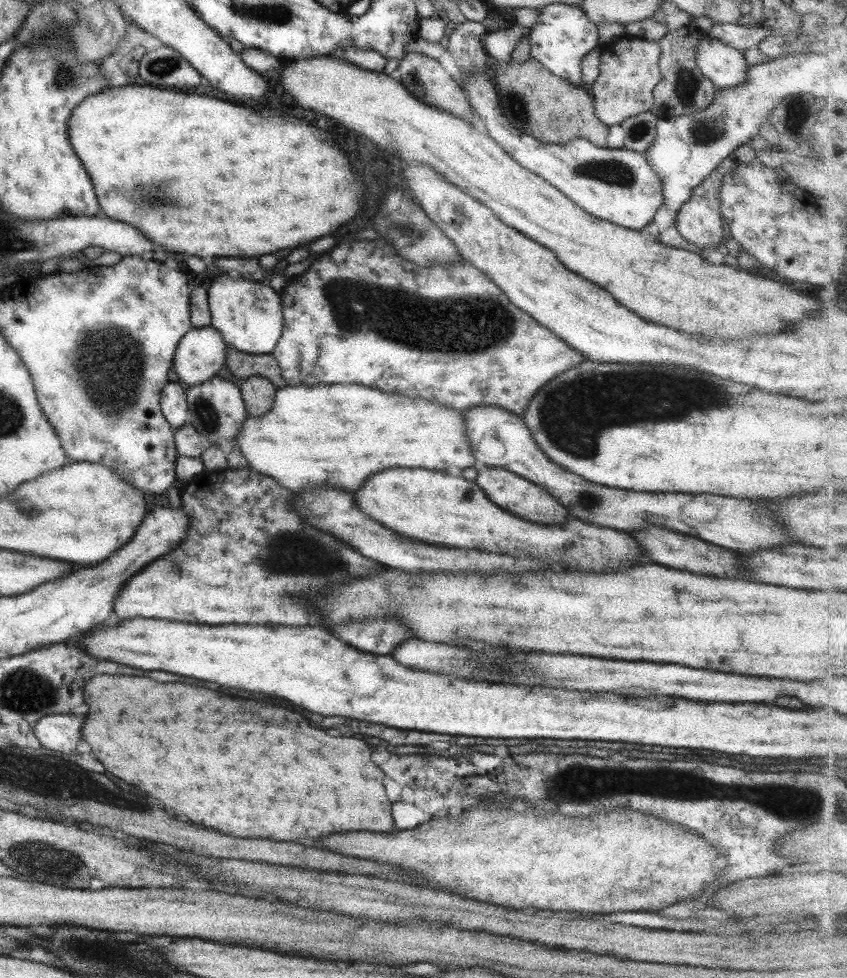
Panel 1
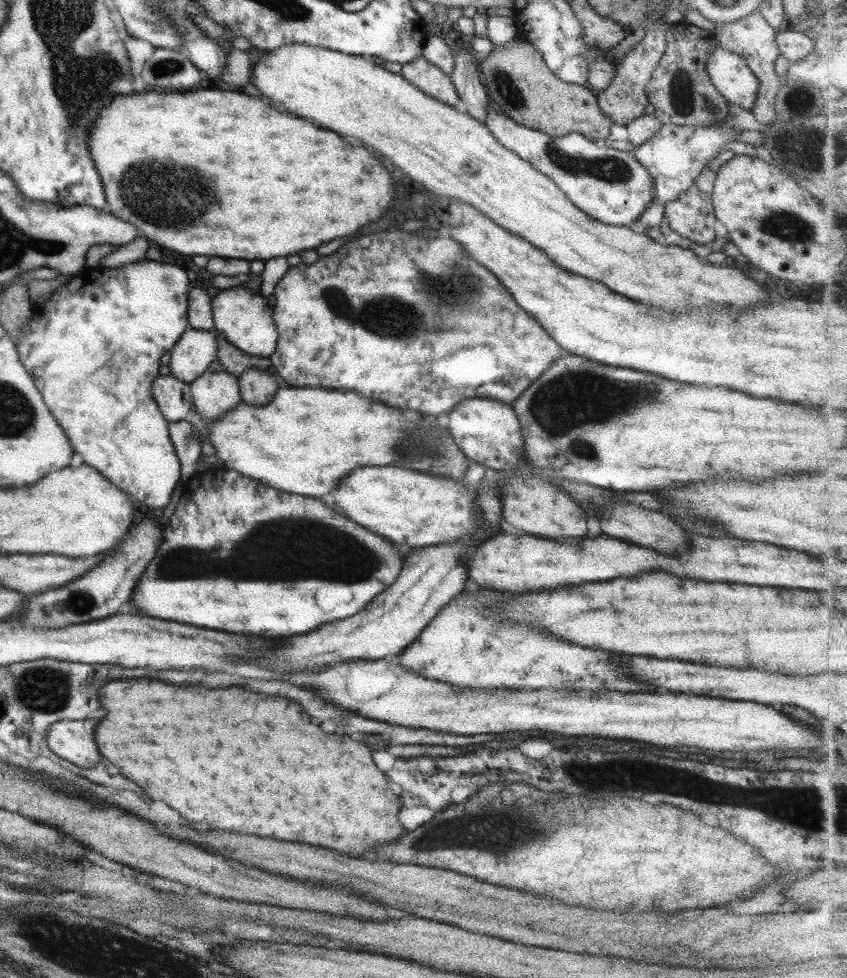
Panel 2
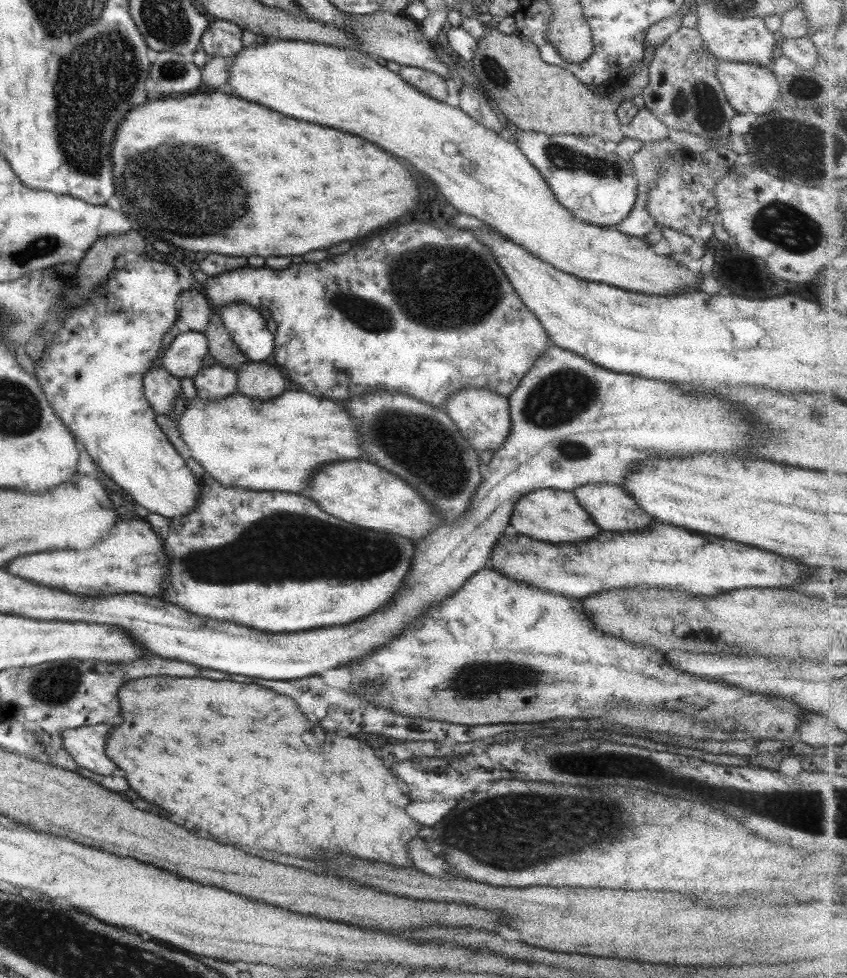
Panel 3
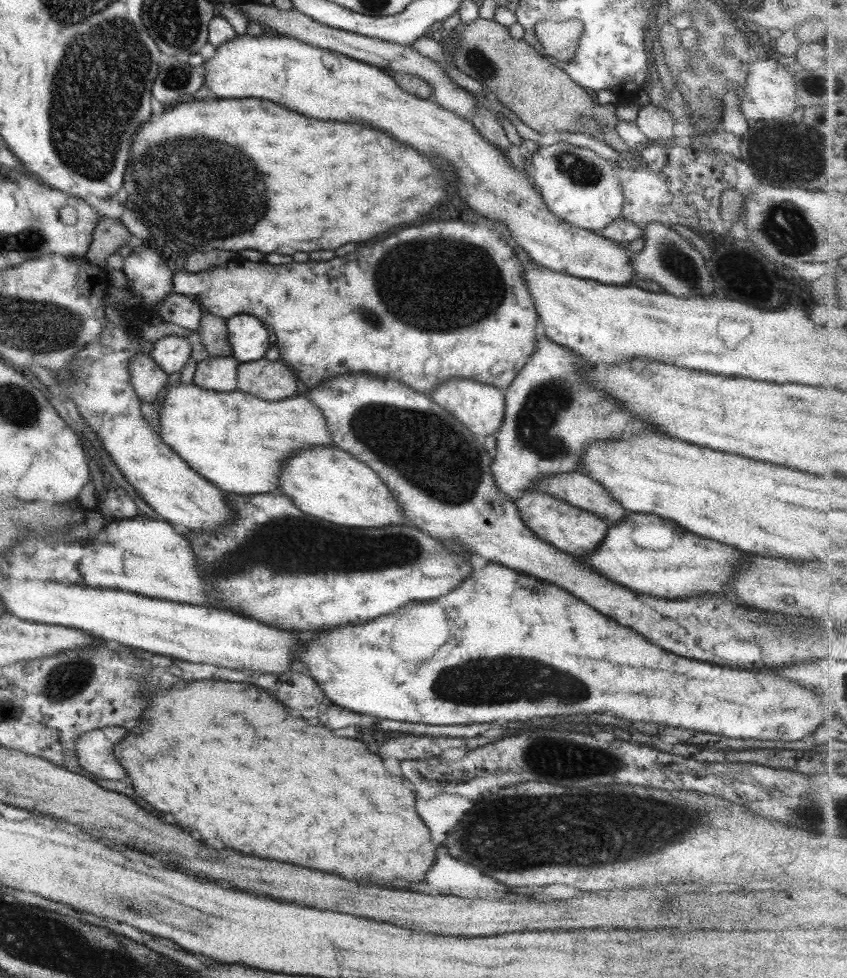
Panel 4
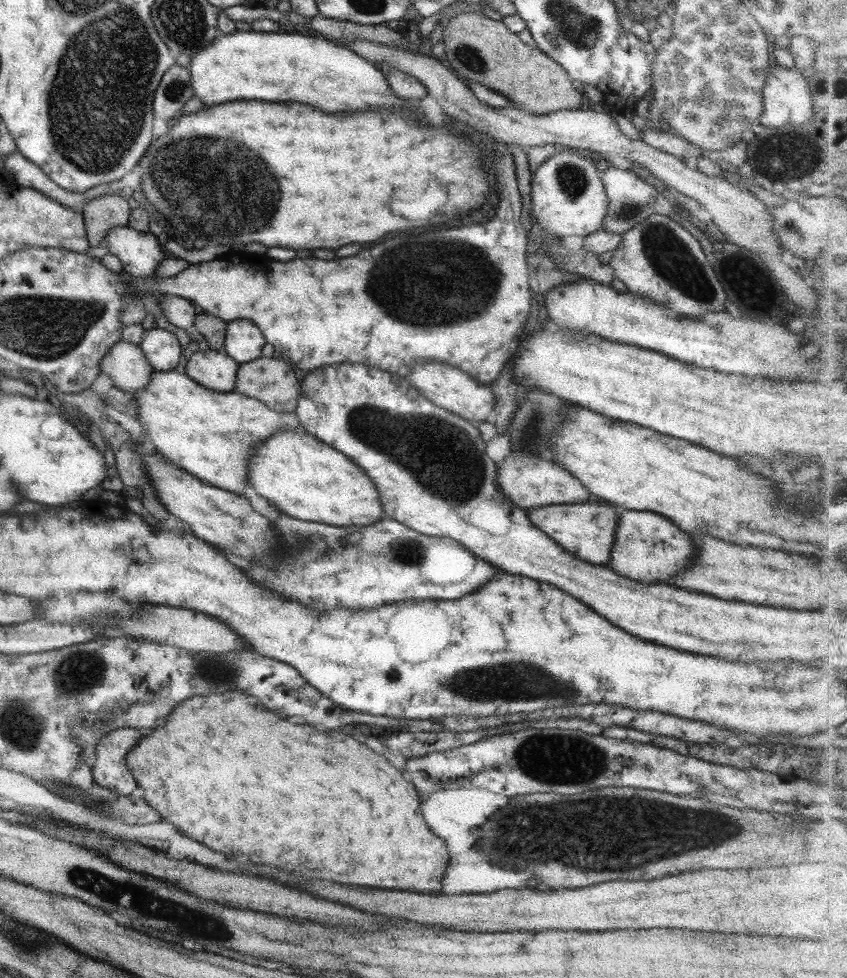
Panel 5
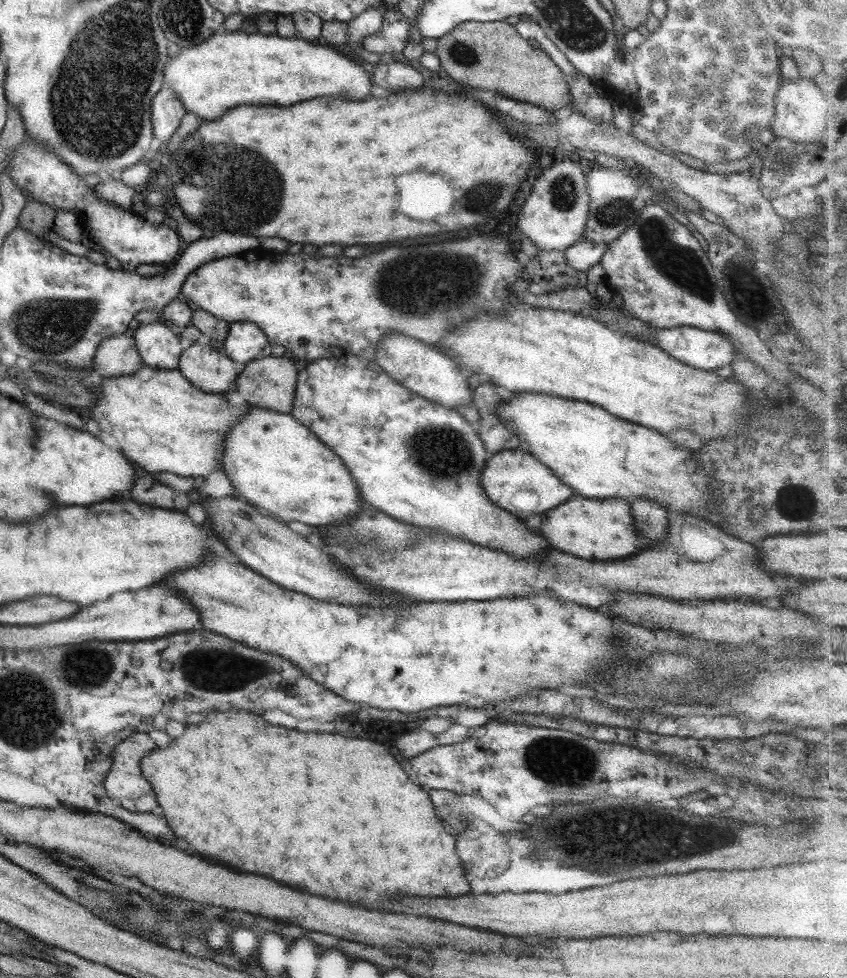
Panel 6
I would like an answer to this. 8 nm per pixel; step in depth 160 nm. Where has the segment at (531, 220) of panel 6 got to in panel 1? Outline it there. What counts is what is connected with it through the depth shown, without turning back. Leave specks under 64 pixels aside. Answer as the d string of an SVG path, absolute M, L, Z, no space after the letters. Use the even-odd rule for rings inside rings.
M483 71L467 73L459 82L465 101L477 113L485 126L485 134L491 137L507 156L547 181L565 195L573 204L594 218L638 231L647 226L653 214L664 201L659 177L647 164L643 153L623 147L608 149L579 138L567 143L541 142L529 134L517 131L507 123L500 109L494 84Z

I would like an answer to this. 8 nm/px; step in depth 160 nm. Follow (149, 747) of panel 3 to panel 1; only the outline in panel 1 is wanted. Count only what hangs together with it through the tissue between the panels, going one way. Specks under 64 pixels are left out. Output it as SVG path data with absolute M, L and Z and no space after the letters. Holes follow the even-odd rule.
M97 674L91 678L83 688L83 700L89 706L87 716L81 724L81 738L91 746L93 756L105 766L105 770L117 778L121 778L127 784L133 784L135 788L147 792L149 796L157 798L163 806L173 808L175 812L181 812L183 816L193 820L195 824L203 824L207 828L219 830L223 834L231 834L237 838L271 838L273 840L295 840L301 836L317 838L327 836L333 832L347 832L347 830L363 830L374 833L388 833L394 830L392 821L391 804L385 798L381 780L383 772L369 760L369 748L357 740L357 738L331 738L321 730L315 730L309 726L309 722L289 710L261 704L261 708L253 700L245 698L231 698L207 688L187 686L181 682L155 682L149 678L131 678L131 676L107 676Z

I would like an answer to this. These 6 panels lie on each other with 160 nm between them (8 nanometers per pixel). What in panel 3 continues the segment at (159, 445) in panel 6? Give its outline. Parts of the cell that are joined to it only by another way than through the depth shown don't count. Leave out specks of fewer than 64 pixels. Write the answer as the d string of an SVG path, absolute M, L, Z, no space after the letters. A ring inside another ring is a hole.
M286 390L270 400L250 399L238 393L211 401L195 397L191 402L185 401L184 399L182 400L176 409L176 425L179 427L180 437L183 439L184 445L188 448L188 456L192 456L195 461L203 467L204 475L213 478L213 480L220 482L222 485L230 486L231 488L243 488L243 490L278 491L301 494L301 492L305 491L305 486L307 486L311 474L313 474L315 470L319 470L319 466L325 466L327 462L339 462L339 460L349 461L351 458L353 458L353 460L355 460L355 458L363 459L362 454L364 454L364 452L360 447L359 440L357 440L358 432L355 428L356 422L343 408L344 406L339 406L339 403L333 402L331 399L315 398L315 396L305 394L305 392L301 390Z

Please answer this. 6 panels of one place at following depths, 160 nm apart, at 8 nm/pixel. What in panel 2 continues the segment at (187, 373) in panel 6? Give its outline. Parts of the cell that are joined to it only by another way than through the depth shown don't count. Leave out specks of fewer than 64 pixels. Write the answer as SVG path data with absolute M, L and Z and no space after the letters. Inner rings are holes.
M205 371L188 385L192 408L205 422L219 420L241 401L237 378L229 373Z

